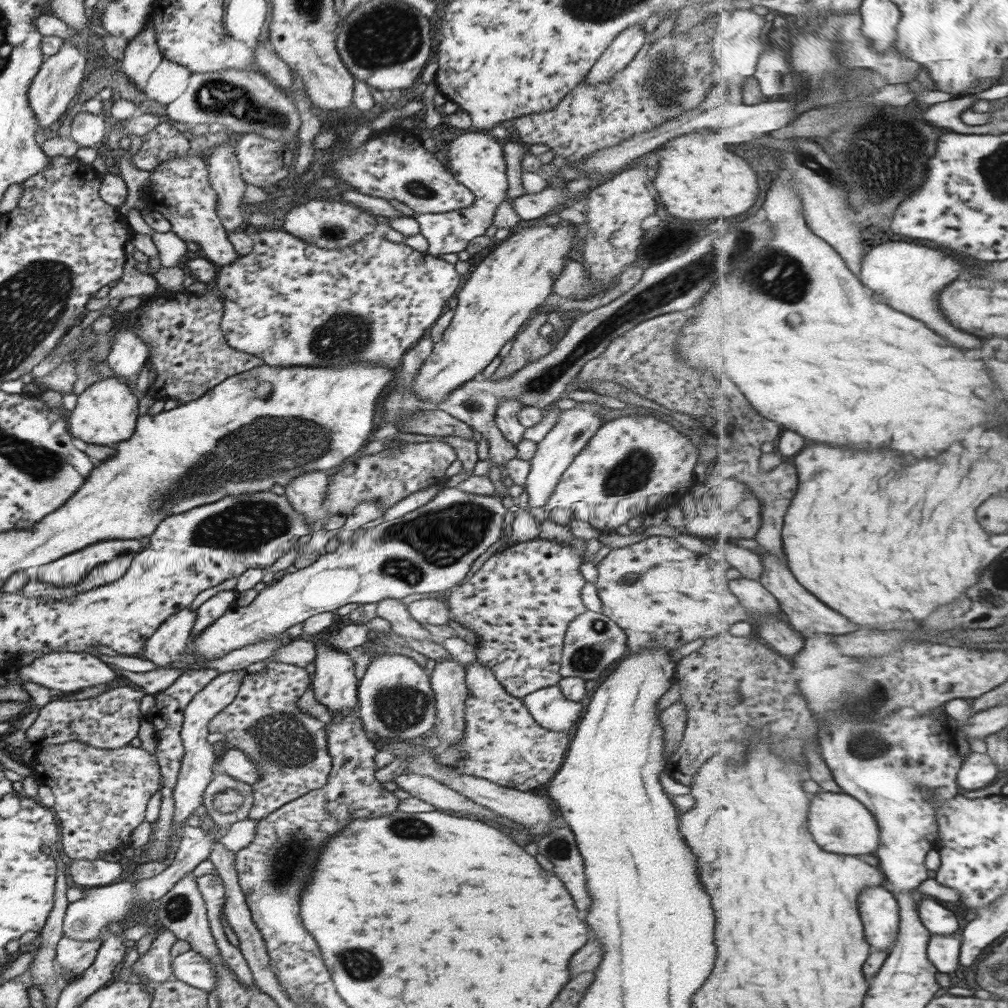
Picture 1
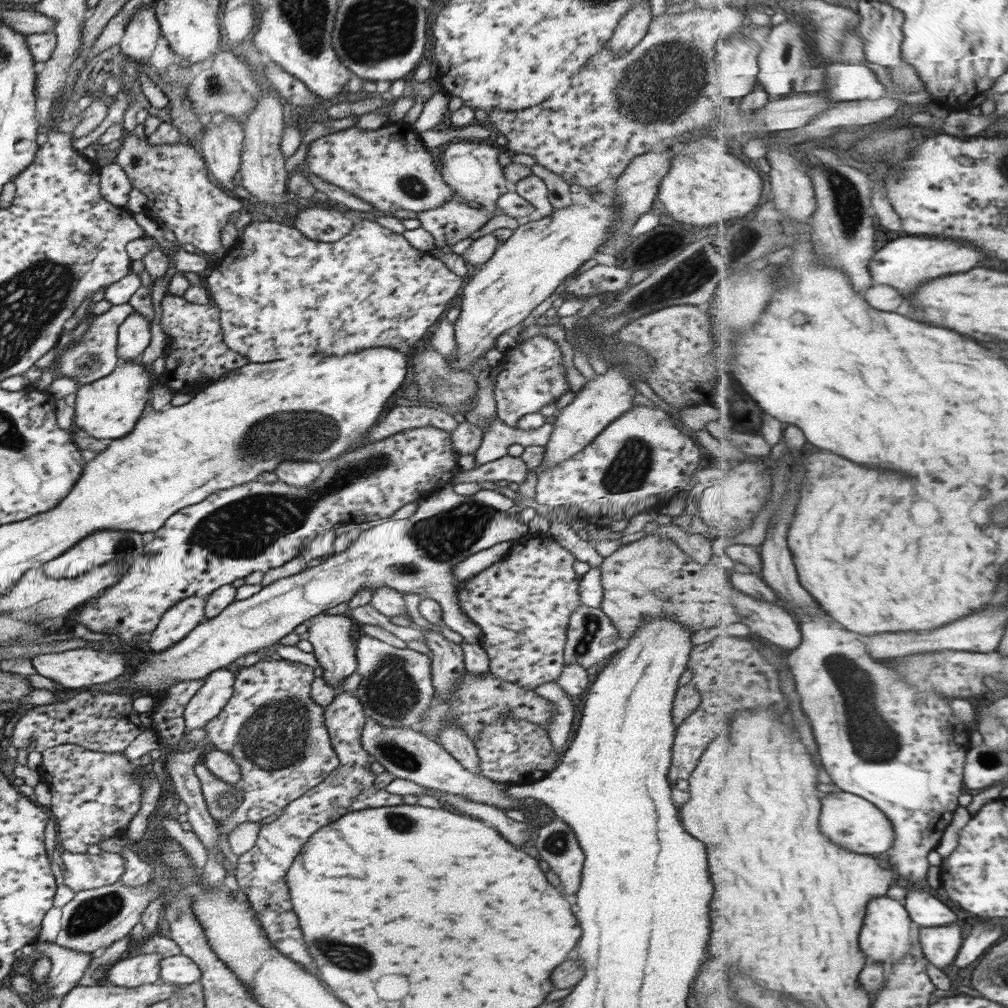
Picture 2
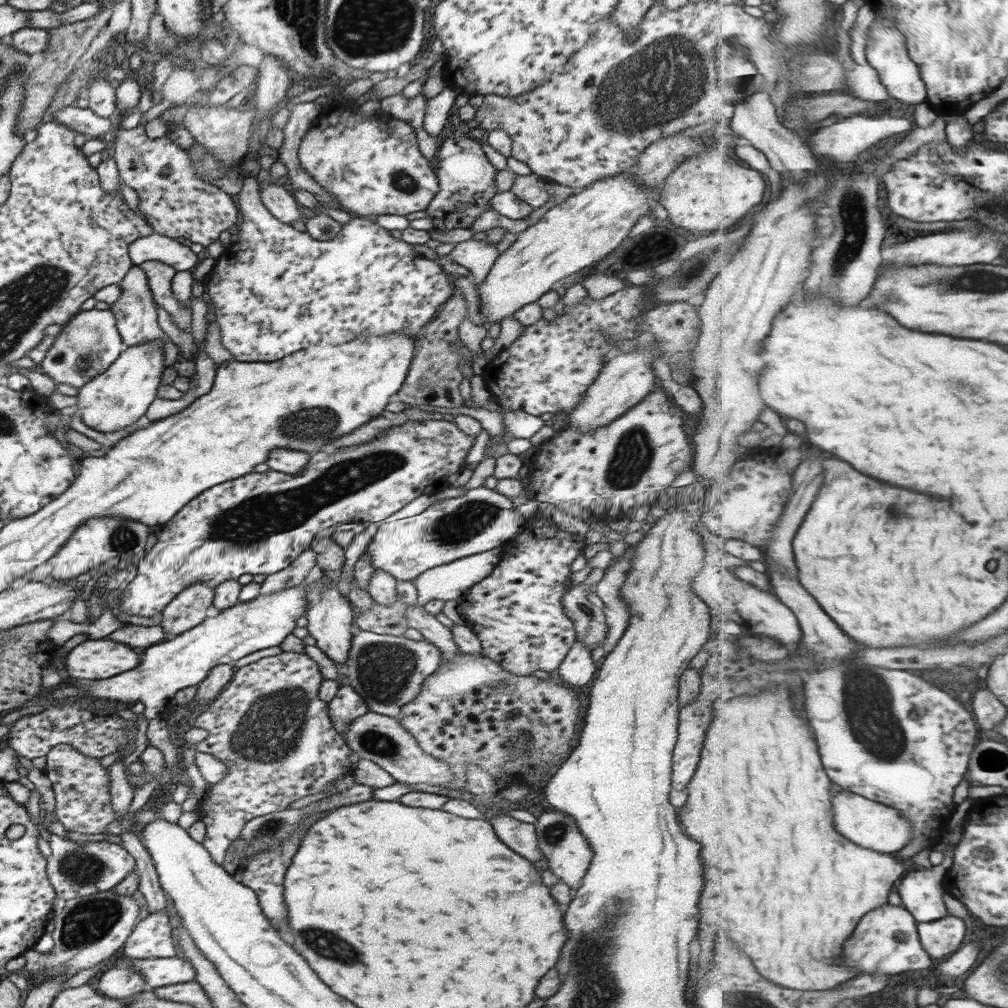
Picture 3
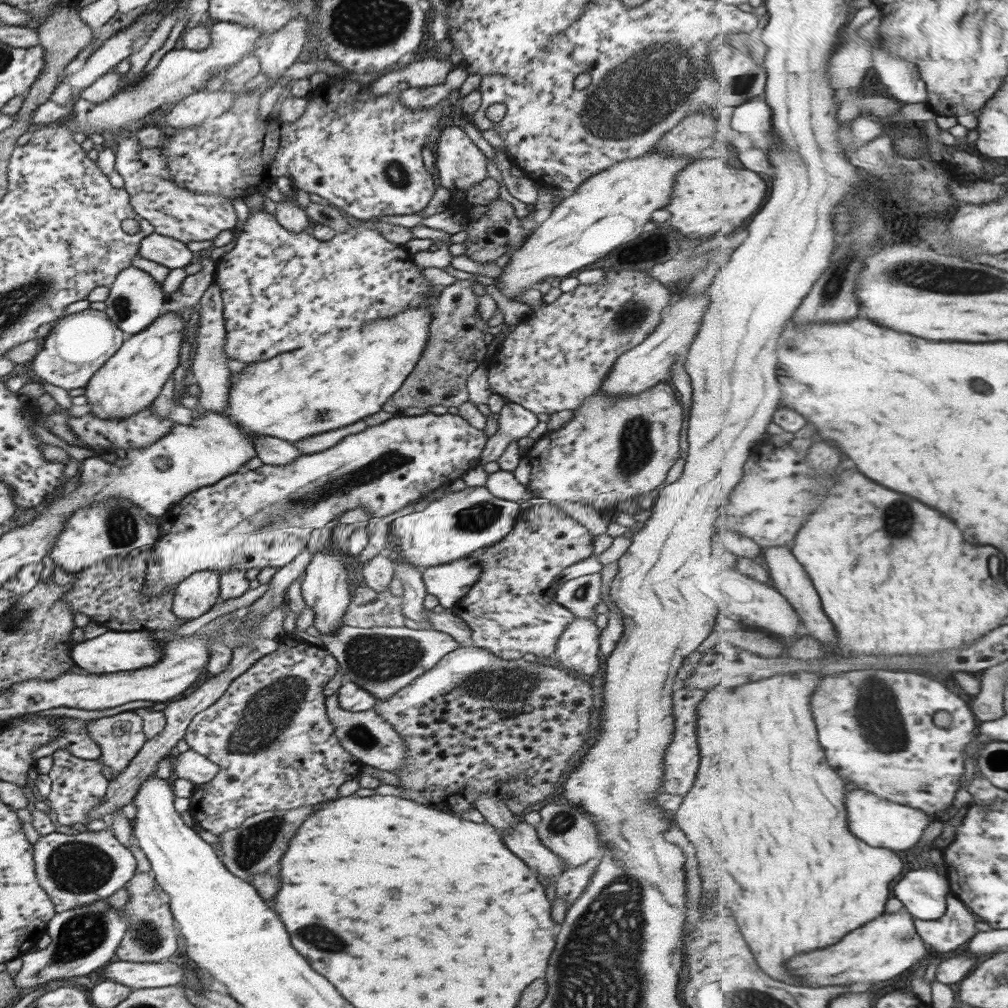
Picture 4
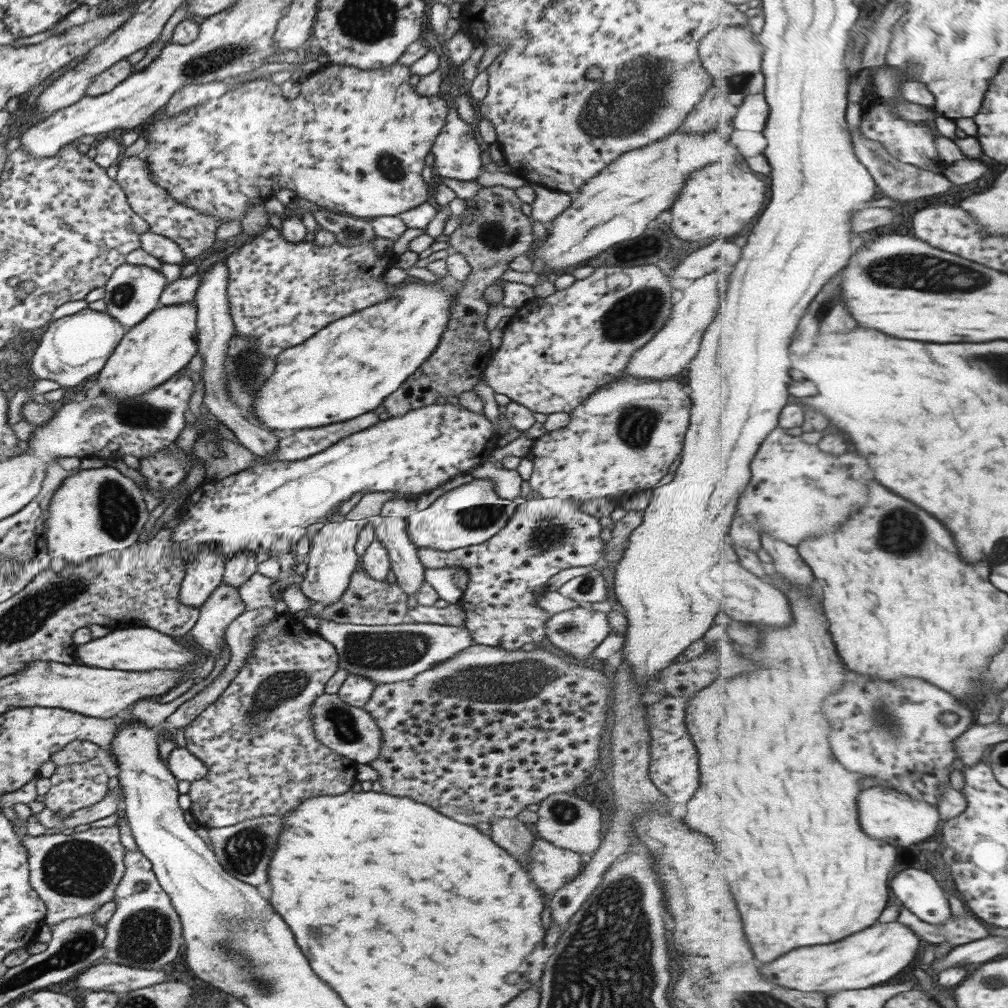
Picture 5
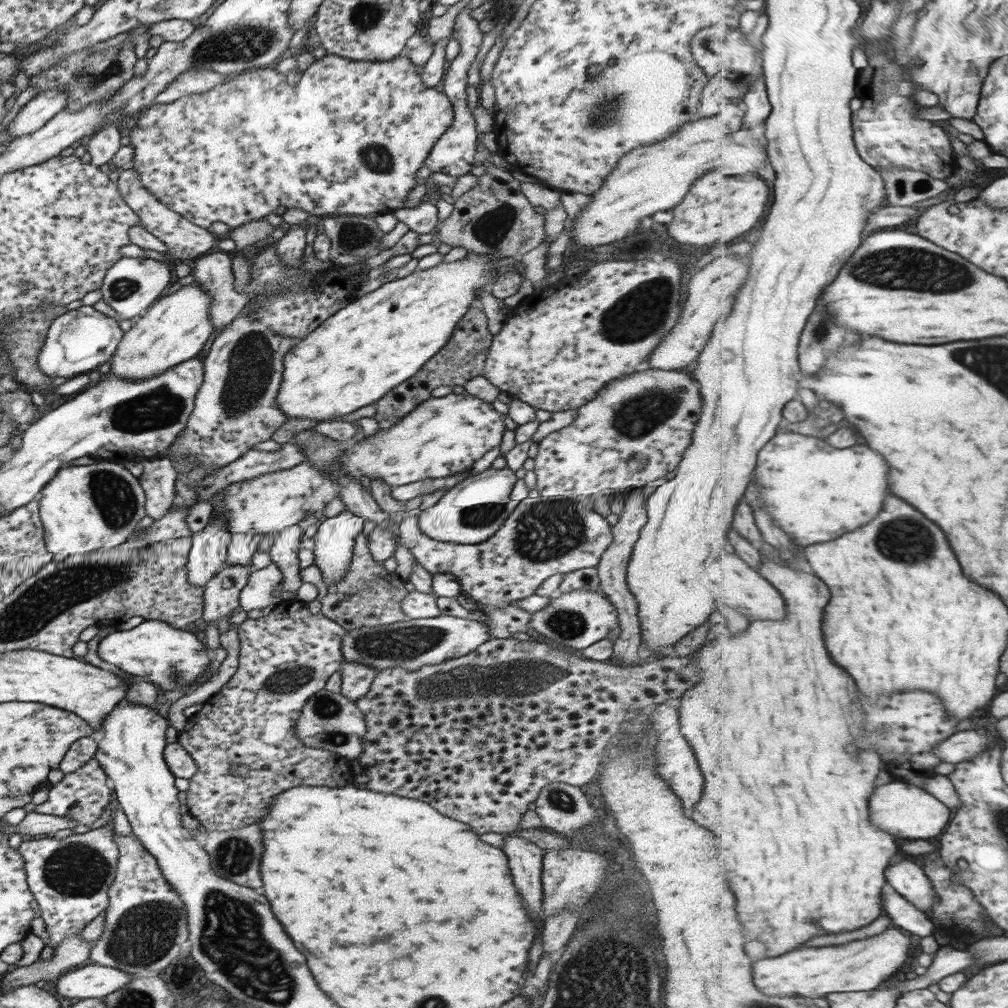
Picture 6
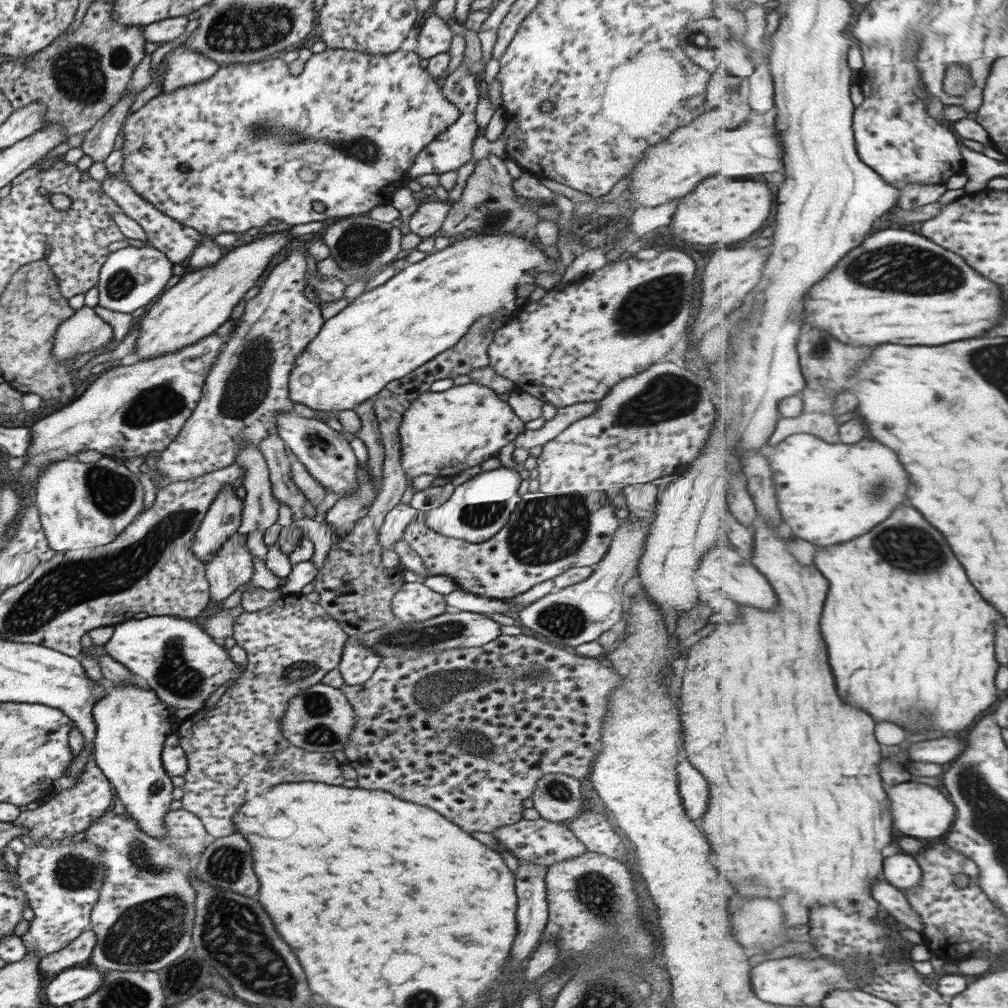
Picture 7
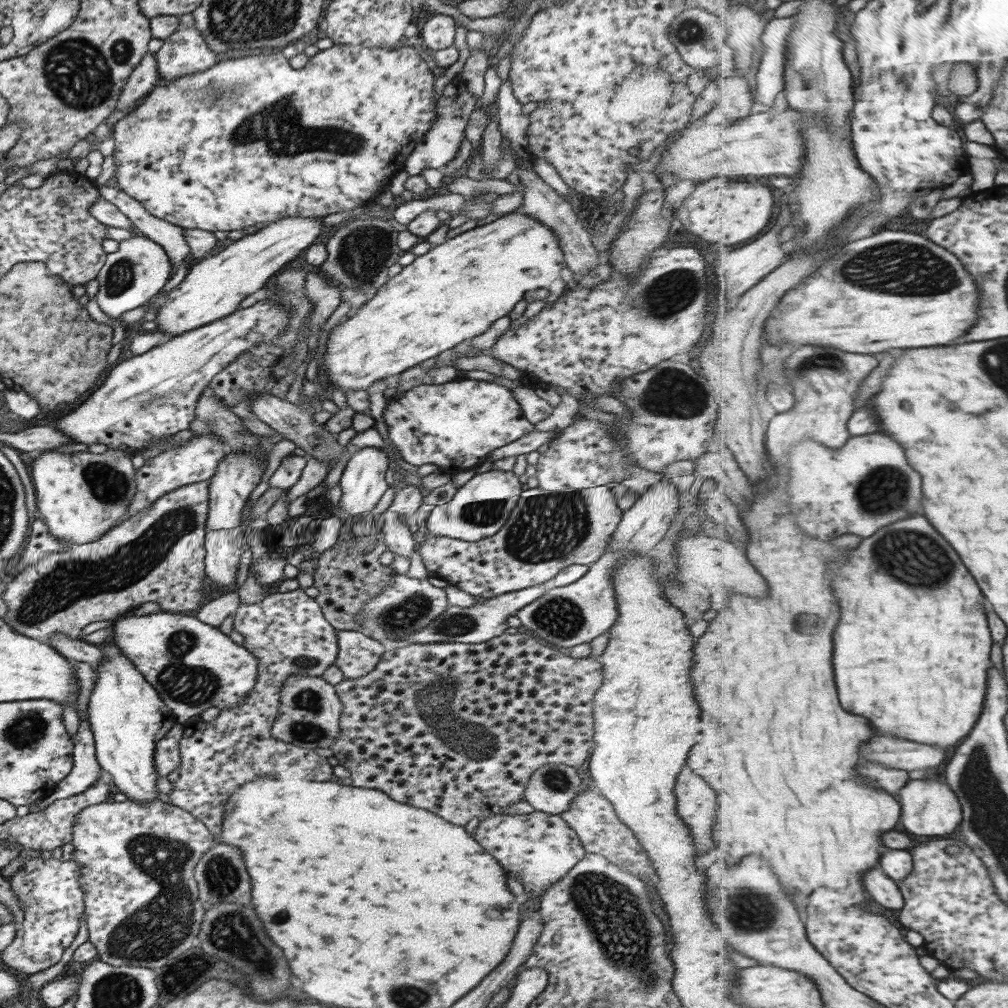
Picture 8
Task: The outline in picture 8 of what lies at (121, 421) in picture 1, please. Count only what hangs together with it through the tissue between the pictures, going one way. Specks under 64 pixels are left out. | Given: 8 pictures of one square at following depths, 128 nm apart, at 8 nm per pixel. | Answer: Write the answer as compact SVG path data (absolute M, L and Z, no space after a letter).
M281 218L275 222L269 222L267 226L247 234L239 240L235 240L211 258L201 259L191 266L187 274L175 288L166 293L164 302L158 307L154 320L155 331L164 333L168 339L195 330L195 328L206 326L218 318L225 318L232 312L239 309L239 303L250 294L261 290L265 282L273 276L273 273L281 270L283 265L293 261L299 253L315 242L315 238L321 234L323 223L320 218Z

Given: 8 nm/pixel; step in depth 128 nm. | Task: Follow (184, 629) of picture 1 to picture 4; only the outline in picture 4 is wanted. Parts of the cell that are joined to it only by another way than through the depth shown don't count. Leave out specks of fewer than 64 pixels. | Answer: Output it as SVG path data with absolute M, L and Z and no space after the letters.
M201 570L182 580L171 599L173 616L188 621L205 614L217 602L219 576L215 570Z

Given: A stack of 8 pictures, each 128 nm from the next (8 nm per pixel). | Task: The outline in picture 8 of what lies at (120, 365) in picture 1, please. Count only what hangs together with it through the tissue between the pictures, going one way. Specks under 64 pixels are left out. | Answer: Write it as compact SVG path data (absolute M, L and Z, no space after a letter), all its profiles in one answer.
M133 234L119 241L116 251L106 254L103 267L94 279L99 283L95 302L107 316L117 319L123 312L141 307L157 295L170 279L172 268L165 250L157 242Z

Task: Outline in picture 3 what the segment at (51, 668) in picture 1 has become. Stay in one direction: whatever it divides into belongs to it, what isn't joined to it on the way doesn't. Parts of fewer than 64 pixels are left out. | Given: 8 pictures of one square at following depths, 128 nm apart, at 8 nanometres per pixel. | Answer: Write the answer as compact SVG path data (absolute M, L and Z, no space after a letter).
M106 637L89 639L74 646L67 654L65 670L69 678L103 680L131 670L141 651Z

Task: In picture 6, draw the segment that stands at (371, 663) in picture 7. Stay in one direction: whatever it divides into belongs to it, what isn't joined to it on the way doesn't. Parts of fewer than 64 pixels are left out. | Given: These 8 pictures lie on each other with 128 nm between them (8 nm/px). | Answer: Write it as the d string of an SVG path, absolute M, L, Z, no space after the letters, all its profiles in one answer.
M342 662L340 664L340 693L355 701L369 690L371 681L374 680L376 669L357 664L357 662Z

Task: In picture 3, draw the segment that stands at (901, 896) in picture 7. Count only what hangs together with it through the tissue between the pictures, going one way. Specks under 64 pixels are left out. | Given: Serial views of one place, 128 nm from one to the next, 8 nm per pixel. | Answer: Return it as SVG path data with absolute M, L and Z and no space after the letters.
M945 916L935 922L919 923L920 940L932 958L945 960L965 942L965 922L957 916Z

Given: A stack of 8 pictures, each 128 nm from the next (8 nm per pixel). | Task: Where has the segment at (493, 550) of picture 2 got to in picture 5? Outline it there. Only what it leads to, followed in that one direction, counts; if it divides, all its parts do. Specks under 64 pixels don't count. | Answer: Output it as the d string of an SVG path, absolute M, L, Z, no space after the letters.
M456 566L424 569L424 580L447 604L458 602L469 582L465 569Z

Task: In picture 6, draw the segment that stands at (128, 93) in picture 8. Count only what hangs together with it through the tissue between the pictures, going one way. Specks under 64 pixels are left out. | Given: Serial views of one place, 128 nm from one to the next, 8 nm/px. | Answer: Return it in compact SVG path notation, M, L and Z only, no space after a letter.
M111 122L101 126L95 133L89 136L85 150L90 154L90 163L101 166L110 162L121 144L119 140L118 122Z

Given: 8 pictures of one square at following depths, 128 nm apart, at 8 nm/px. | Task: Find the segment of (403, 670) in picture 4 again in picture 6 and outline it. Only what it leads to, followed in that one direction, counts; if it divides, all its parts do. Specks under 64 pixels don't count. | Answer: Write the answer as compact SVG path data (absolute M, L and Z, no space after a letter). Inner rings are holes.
M297 525L283 528L280 534L273 540L268 554L270 562L275 562L282 576L282 590L296 592L301 583L299 578L297 550L299 550L302 529ZM439 615L435 618L410 619L346 630L341 641L341 656L344 662L357 662L377 671L399 666L407 672L413 672L421 666L433 666L451 658L459 658L489 638L491 634L487 634L483 622Z

